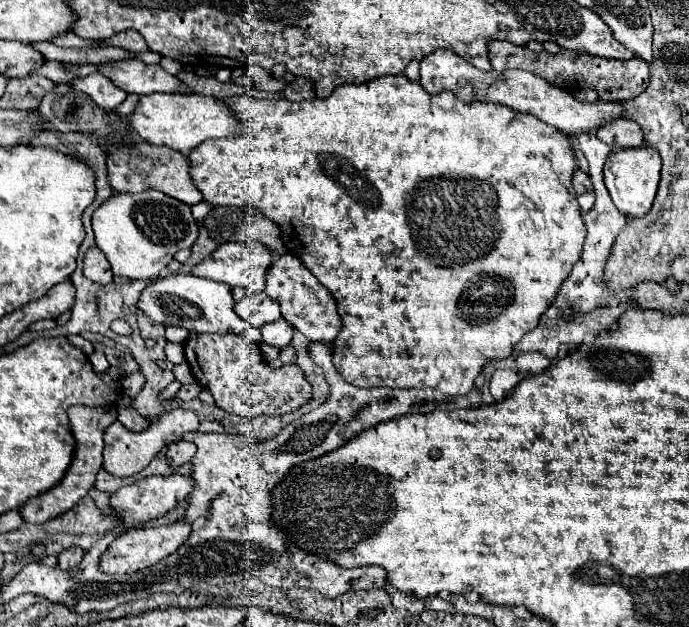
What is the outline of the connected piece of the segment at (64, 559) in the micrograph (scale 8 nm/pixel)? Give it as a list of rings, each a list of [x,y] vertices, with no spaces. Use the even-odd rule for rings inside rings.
[[[73,546],[73,548],[67,548],[63,550],[57,560],[59,560],[59,568],[61,570],[69,570],[69,568],[75,568],[83,558],[83,550],[79,546]]]

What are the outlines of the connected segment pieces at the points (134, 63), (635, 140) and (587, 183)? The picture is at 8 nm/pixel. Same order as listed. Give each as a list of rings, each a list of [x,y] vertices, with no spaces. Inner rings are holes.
[[[119,60],[101,64],[101,72],[119,88],[133,94],[193,94],[193,90],[183,84],[177,76],[165,72],[159,64],[149,66],[141,60]]]
[[[611,120],[611,124],[605,124],[595,134],[615,148],[635,148],[643,144],[643,132],[633,120]]]
[[[575,170],[575,176],[573,176],[573,188],[575,188],[577,194],[583,194],[583,192],[587,192],[587,190],[593,190],[589,176],[587,176],[585,172],[581,172],[581,170]]]

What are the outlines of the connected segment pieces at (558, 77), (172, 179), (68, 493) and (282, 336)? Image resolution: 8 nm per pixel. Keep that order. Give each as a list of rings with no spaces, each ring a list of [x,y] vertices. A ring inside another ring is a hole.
[[[491,40],[489,60],[491,60],[493,70],[497,72],[503,72],[507,68],[521,68],[527,72],[535,72],[537,76],[543,76],[549,84],[567,88],[569,92],[577,92],[581,88],[597,90],[601,100],[635,98],[647,88],[650,82],[649,65],[639,56],[631,60],[619,60],[619,58],[579,54],[573,50],[565,50],[565,54],[549,54],[549,52],[533,52],[533,50],[527,50],[525,46],[515,46],[505,40]]]
[[[147,142],[121,144],[115,150],[107,152],[107,178],[117,192],[145,192],[147,188],[157,188],[167,196],[193,206],[203,200],[203,194],[195,188],[189,170],[189,158],[185,154]]]
[[[71,406],[67,416],[69,416],[69,424],[71,424],[71,434],[75,436],[75,458],[71,460],[71,464],[65,472],[65,478],[53,490],[47,490],[47,492],[27,500],[21,506],[21,516],[25,522],[41,524],[41,522],[47,522],[47,520],[67,512],[83,496],[87,496],[87,492],[95,486],[97,472],[103,464],[103,428],[107,428],[107,424],[111,424],[111,420],[117,420],[117,408],[115,406],[111,406],[111,408]]]
[[[277,320],[277,322],[271,322],[271,324],[265,324],[261,328],[261,334],[263,334],[263,342],[265,344],[271,344],[275,348],[285,348],[289,346],[291,342],[291,336],[293,336],[293,328],[291,324],[287,324],[287,320]]]

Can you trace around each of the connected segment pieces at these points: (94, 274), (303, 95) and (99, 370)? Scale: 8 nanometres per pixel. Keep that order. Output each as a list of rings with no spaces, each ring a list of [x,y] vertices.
[[[97,246],[87,250],[83,262],[85,262],[85,268],[83,268],[85,278],[89,278],[89,280],[93,280],[97,284],[111,284],[113,282],[113,272],[109,268],[109,262],[107,262],[105,254]]]
[[[295,78],[293,82],[289,82],[285,86],[285,92],[283,94],[291,102],[297,102],[297,100],[313,100],[315,98],[315,86],[307,78]]]
[[[93,352],[93,354],[89,356],[89,360],[91,360],[93,368],[95,368],[95,374],[103,376],[103,372],[107,372],[107,366],[109,366],[109,362],[105,360],[105,356],[103,356],[101,352]]]

